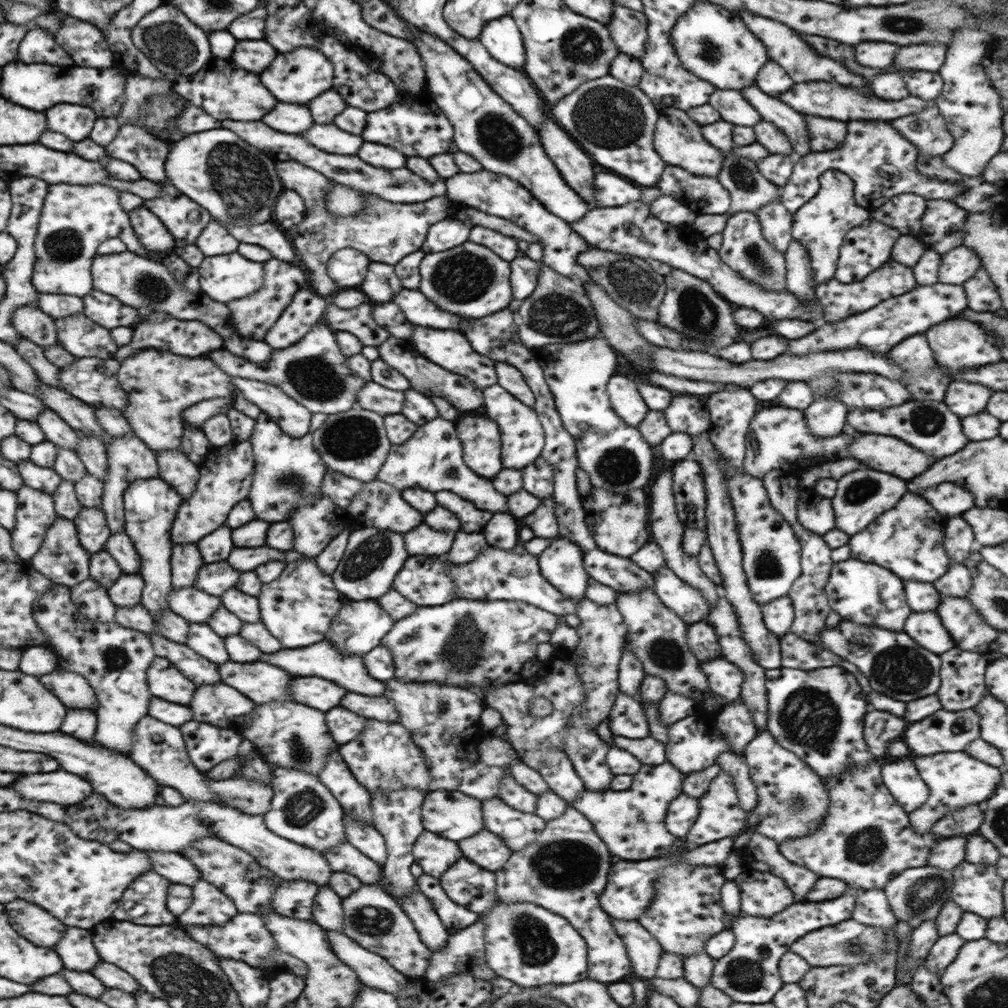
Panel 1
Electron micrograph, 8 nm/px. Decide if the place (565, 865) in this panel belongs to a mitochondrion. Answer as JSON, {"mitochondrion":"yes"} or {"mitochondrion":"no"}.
{"mitochondrion":"yes"}

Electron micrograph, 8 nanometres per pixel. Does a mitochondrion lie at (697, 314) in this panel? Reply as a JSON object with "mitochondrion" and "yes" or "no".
{"mitochondrion":"yes"}

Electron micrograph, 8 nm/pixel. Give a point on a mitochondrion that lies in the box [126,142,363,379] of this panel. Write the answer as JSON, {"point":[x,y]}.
{"point":[153,289]}

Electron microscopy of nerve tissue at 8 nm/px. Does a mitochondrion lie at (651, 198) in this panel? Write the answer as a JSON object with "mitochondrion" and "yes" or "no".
{"mitochondrion":"no"}

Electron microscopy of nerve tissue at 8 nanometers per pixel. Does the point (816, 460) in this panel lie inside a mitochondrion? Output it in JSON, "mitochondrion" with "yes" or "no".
{"mitochondrion":"no"}

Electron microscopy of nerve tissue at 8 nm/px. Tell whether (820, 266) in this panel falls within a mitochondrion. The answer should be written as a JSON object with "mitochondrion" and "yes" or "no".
{"mitochondrion":"no"}

